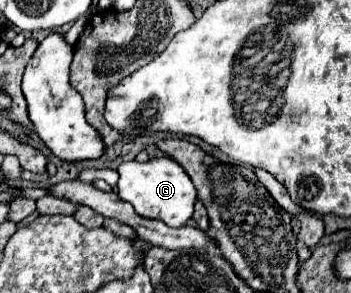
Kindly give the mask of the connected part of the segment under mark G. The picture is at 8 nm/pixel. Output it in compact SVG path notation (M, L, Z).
M155 157L145 163L133 159L121 163L117 167L119 183L117 193L123 201L131 203L137 215L147 219L161 219L169 227L181 227L193 217L193 205L197 201L197 191L189 179L189 175L181 169L181 165L171 157Z

